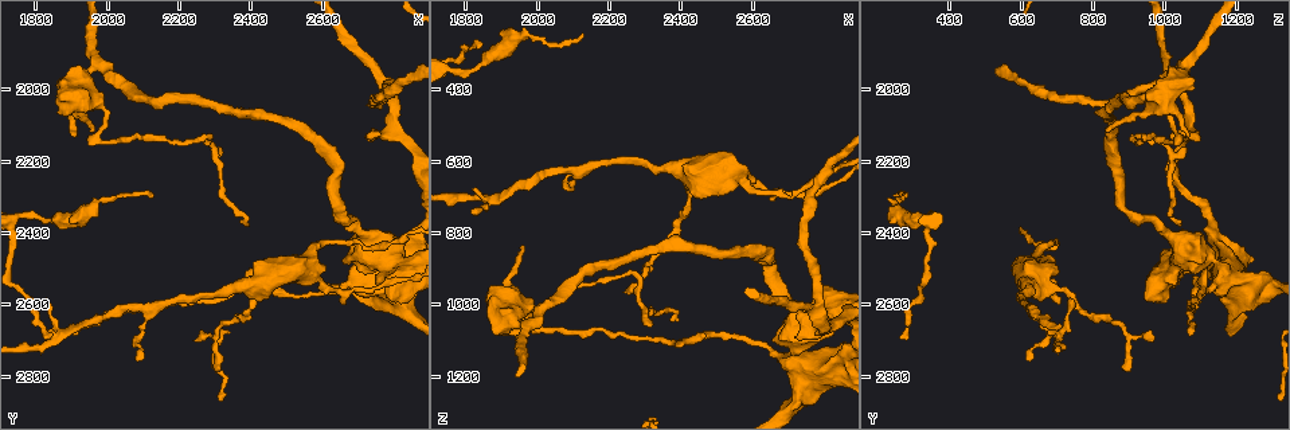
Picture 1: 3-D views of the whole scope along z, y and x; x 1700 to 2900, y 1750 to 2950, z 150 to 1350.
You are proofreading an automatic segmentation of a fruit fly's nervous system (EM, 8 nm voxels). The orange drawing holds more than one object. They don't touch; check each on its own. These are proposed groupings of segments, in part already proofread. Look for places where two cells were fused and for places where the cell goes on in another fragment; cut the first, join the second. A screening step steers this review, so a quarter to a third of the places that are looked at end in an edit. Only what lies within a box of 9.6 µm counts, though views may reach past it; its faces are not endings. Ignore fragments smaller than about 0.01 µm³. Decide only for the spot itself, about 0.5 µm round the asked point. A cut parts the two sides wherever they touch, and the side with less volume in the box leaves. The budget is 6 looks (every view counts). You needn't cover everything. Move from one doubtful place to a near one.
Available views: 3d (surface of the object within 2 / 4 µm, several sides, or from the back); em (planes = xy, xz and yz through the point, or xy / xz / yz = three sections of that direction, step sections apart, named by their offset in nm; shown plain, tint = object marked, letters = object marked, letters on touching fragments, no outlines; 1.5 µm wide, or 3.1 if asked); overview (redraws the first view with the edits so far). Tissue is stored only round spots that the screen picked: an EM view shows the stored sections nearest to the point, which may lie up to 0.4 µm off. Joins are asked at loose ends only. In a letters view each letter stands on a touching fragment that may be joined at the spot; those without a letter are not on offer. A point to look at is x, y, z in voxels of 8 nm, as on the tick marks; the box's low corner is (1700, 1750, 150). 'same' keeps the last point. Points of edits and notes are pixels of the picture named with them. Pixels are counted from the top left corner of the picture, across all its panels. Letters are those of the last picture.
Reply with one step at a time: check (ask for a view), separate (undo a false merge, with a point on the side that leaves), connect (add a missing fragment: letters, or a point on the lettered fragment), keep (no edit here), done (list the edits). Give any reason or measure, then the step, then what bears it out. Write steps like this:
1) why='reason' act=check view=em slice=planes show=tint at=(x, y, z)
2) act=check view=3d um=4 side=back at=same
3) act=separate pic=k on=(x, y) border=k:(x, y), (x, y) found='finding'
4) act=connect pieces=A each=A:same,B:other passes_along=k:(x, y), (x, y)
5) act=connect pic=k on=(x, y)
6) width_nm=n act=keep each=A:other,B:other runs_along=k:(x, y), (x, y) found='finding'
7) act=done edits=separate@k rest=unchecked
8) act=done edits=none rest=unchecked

why='tapers out' act=check view=em slice=planes show=tint at=(2240, 2700, 970)

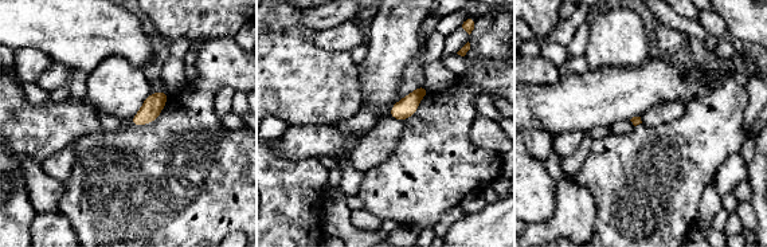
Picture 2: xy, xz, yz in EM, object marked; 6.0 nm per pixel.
why='see the neighbours' act=check view=em slice=planes show=letters at=same

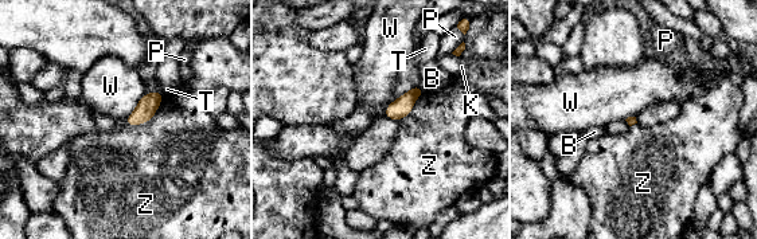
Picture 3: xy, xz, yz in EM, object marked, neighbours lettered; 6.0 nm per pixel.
longest_contact=Z:300nm act=keep each=B:other,K:other,P:other,T:other,W:other,Z:other border=3:(145, 93), (123, 121) found='none of them fits'

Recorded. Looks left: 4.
why='tapers out' act=check view=em slice=yz step=8 show=tint at=(2080, 2750, 610)

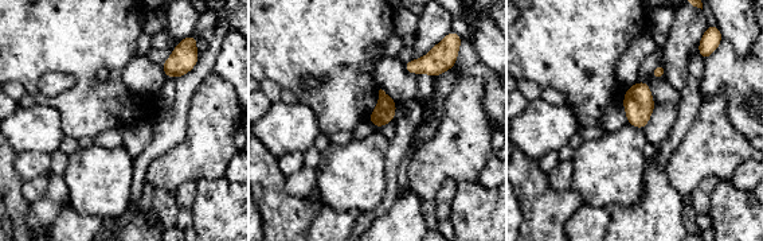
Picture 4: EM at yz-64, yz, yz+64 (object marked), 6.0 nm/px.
act=check view=em slice=planes show=letters at=same

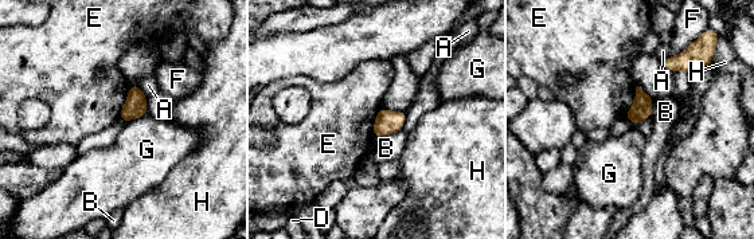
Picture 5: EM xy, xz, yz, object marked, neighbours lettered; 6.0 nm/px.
act=keep each=A:other,B:other,D:other,E:other,F:other,G:other,H:other border=5:(131, 86), (118, 118) found='no lettered fragment goes on from it'

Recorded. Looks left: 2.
why='branch stops here' act=check view=em slice=yz step=4 show=tint at=(1910, 2130, 1070)

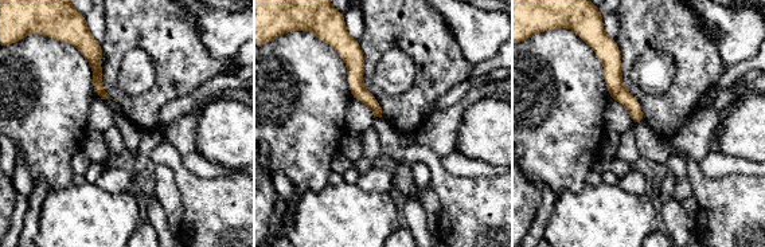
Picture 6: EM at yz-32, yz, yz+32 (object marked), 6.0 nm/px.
why='another direction' act=check view=em slice=planes show=letters at=same

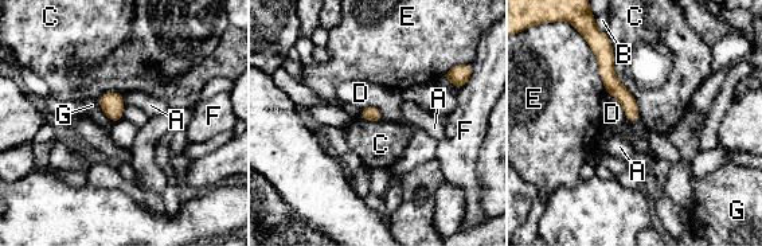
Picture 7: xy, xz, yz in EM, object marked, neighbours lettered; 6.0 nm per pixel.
act=keep each=A:other,B:other,C:other,D:other,E:other,F:other,G:other runs_along=7:(608, 45), (606, 73), (636, 117) found='none of them fits'

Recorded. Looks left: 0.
act=done edits=none rest=unchecked

